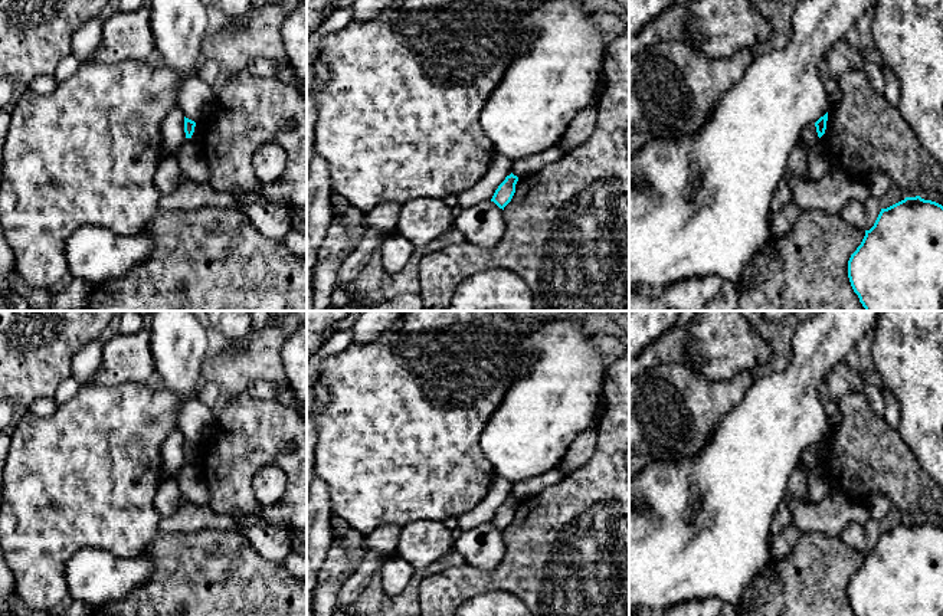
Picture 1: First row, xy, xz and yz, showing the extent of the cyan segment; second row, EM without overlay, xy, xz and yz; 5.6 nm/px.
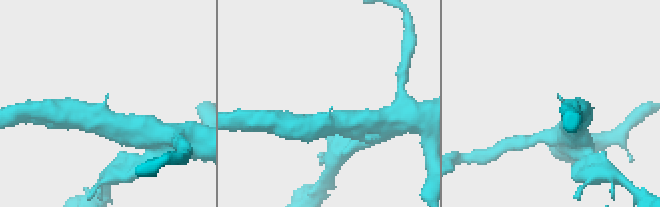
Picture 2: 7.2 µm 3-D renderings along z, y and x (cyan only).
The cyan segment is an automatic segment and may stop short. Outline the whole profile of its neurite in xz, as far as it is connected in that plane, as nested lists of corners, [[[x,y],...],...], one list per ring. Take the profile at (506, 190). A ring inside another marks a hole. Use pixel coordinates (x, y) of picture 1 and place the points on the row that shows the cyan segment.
[[[513,173],[507,176],[505,180],[495,190],[491,201],[494,201],[500,209],[504,210],[504,207],[511,201],[515,193],[517,181],[518,181],[518,177],[514,176]]]

